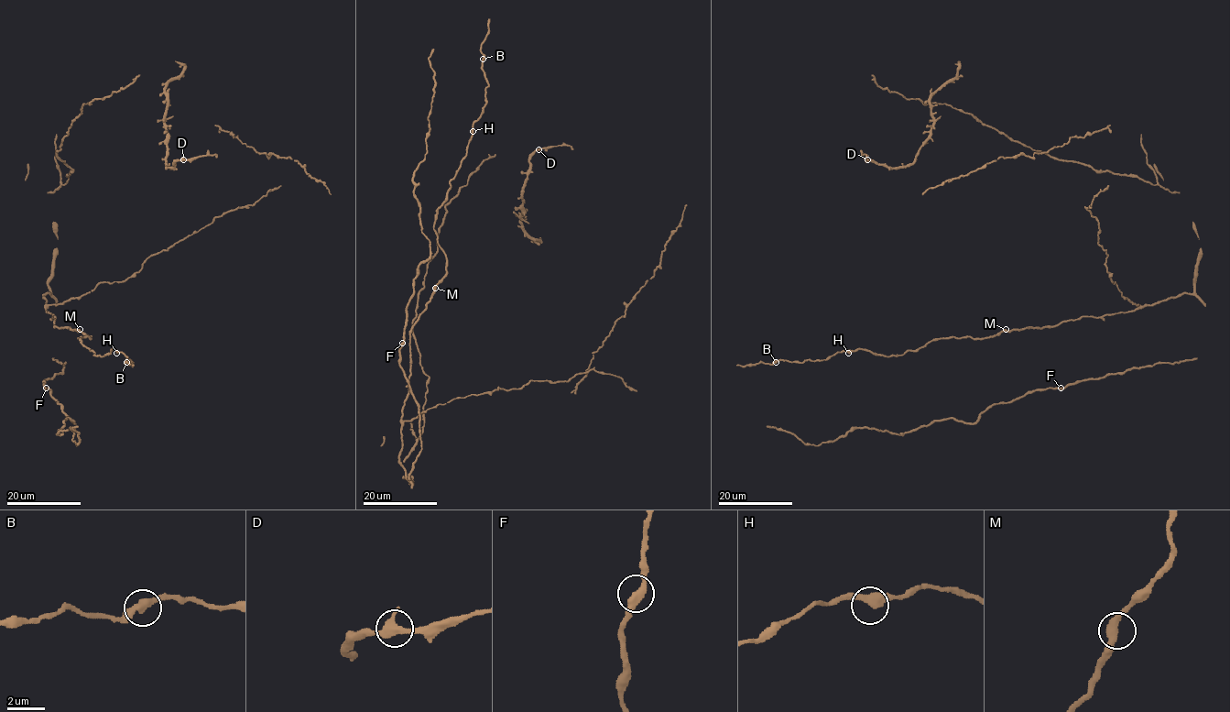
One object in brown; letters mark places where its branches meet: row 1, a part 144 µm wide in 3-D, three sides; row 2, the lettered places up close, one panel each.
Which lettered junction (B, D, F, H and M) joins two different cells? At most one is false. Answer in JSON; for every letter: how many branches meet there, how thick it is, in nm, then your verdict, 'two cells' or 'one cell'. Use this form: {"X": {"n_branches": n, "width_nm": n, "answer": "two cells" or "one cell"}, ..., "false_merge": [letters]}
{"B": {"n_branches": 2, "width_nm": 400, "answer": "one cell"}, "D": {"n_branches": 2, "width_nm": 400, "answer": "one cell"}, "F": {"n_branches": 2, "width_nm": 400, "answer": "one cell"}, "H": {"n_branches": 2, "width_nm": 440, "answer": "one cell"}, "M": {"n_branches": 2, "width_nm": 400, "answer": "one cell"}, "false_merge": []}

